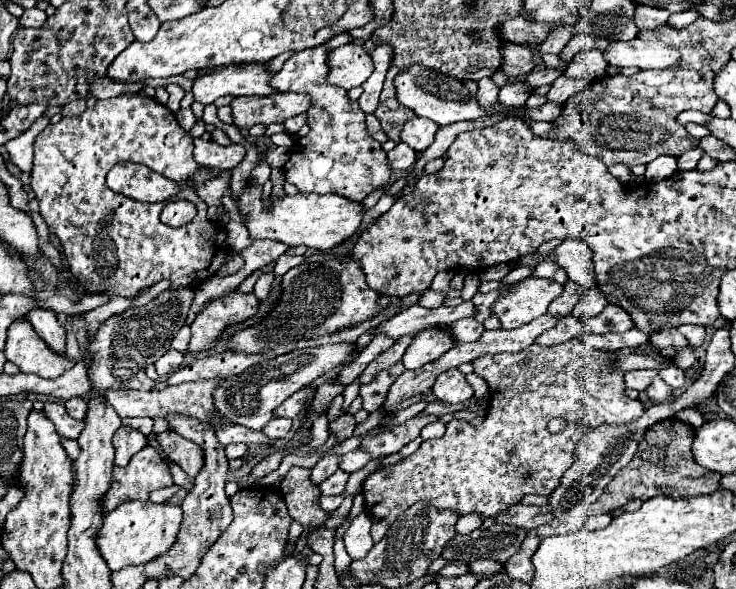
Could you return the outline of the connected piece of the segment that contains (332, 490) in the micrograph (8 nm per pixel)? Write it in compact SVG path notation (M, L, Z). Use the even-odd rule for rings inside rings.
M339 469L339 471L333 473L325 483L321 483L319 491L321 491L323 495L343 495L343 491L345 491L345 487L347 487L347 479L349 479L349 475Z

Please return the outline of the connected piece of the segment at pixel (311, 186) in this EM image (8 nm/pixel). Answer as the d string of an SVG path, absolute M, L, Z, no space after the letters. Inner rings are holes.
M315 47L291 55L283 69L275 73L269 85L275 91L285 87L287 91L303 91L311 95L313 105L307 111L311 131L297 139L291 151L283 173L289 183L301 191L315 193L337 193L351 201L363 201L369 193L379 187L385 187L391 179L391 167L387 163L387 153L381 149L365 129L365 113L357 101L347 97L347 91L335 85L329 85L329 49Z

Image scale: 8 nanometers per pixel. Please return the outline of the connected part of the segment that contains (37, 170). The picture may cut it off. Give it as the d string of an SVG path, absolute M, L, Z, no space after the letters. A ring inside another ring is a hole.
M123 93L123 95L117 95L117 97L111 97L111 99L103 99L103 101L97 101L93 107L85 109L81 115L77 117L63 117L59 123L53 123L49 125L45 131L41 131L35 139L35 159L33 159L33 171L31 171L31 189L35 191L35 197L39 199L39 211L43 215L43 219L47 221L49 225L49 231L57 235L57 239L61 241L61 247L63 247L63 255L67 257L67 263L69 263L69 271L77 277L79 285L85 289L85 293L89 295L111 295L111 297L129 297L133 299L141 289L145 287L151 287L155 285L157 281L161 279L169 279L171 281L171 289L177 291L177 289L183 289L183 287L191 287L191 285L201 285L205 279L213 277L219 267L227 261L229 255L233 255L233 249L227 245L227 231L226 229L217 221L211 221L207 219L207 203L201 201L197 197L197 193L177 193L173 199L187 199L191 201L195 207L197 207L197 215L191 223L179 227L179 229L171 229L167 225L163 225L159 221L159 213L161 209L165 207L167 201L163 203L137 203L125 195L119 195L119 193L113 193L107 185L105 185L105 175L107 171L117 165L117 161L133 161L133 163L141 163L141 165L147 165L151 167L153 171L157 171L159 175L167 177L167 179L177 179L177 183L183 183L185 185L185 179L193 177L193 173L199 169L197 161L193 159L193 137L177 123L175 115L161 103L157 103L155 99L143 95L143 93Z

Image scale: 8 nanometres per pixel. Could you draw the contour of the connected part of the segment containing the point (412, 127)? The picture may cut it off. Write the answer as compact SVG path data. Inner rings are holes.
M411 117L405 127L401 129L401 141L405 141L409 147L421 151L427 149L437 133L437 123L431 119L421 119L421 117Z

